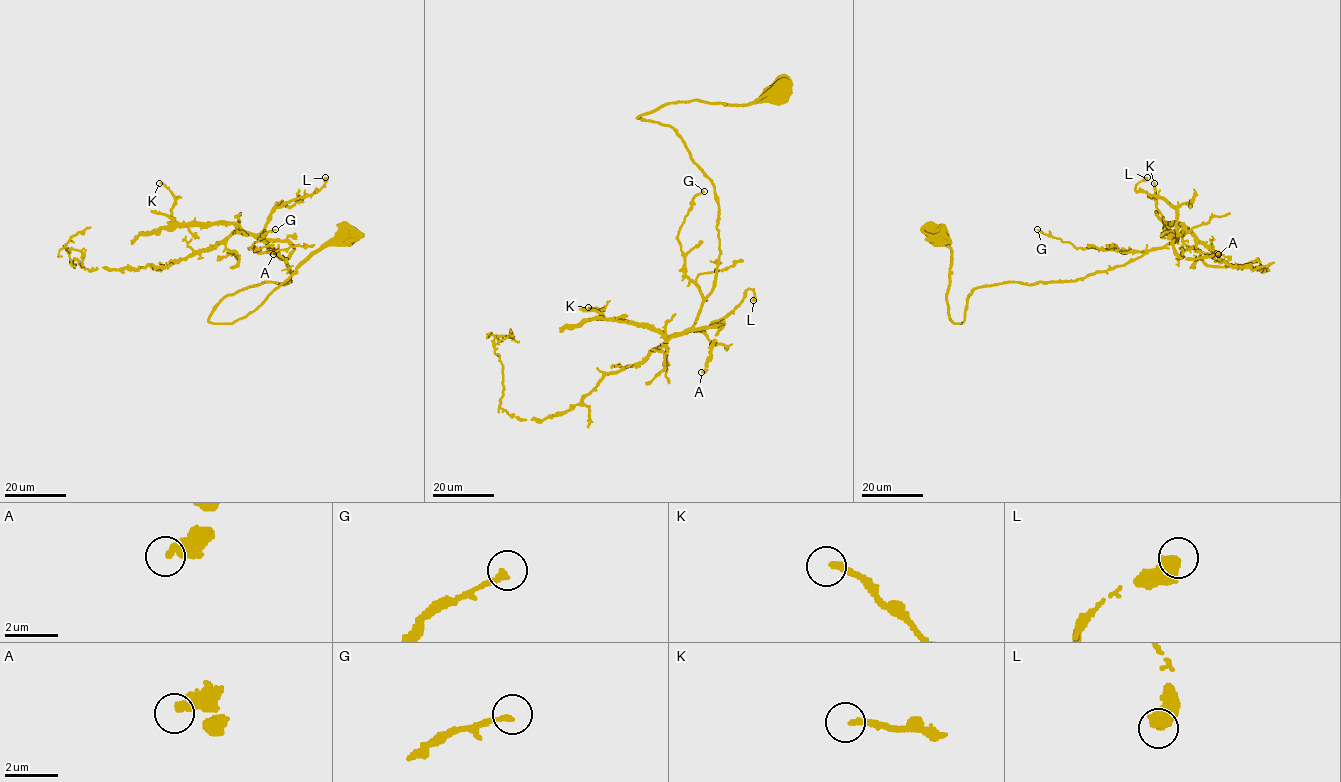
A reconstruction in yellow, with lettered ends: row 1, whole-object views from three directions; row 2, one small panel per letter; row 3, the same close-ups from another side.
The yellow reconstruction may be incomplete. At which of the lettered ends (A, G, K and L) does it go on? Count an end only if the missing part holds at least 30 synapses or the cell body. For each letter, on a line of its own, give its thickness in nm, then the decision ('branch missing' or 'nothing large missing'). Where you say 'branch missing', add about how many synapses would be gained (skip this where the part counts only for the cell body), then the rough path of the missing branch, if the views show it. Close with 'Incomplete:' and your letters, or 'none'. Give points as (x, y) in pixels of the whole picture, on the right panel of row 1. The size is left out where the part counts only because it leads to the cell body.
A: 280 nm thick; branch missing; about 1000 synapses
G: 200 nm thick; nothing large missing
K: 200 nm thick; nothing large missing
L: 600 nm thick; nothing large missing
Incomplete: A

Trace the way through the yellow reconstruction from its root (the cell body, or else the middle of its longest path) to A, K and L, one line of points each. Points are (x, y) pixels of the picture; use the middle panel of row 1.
A: (776, 92), (673, 102), (637, 118), (670, 126), (714, 186), (720, 255), (693, 326), (721, 327), (701, 372)
K: (776, 92), (673, 102), (637, 118), (670, 126), (714, 186), (720, 255), (695, 322), (663, 335), (588, 307)
L: (776, 92), (637, 118), (670, 126), (714, 186), (719, 260), (689, 330), (749, 288), (753, 300)

